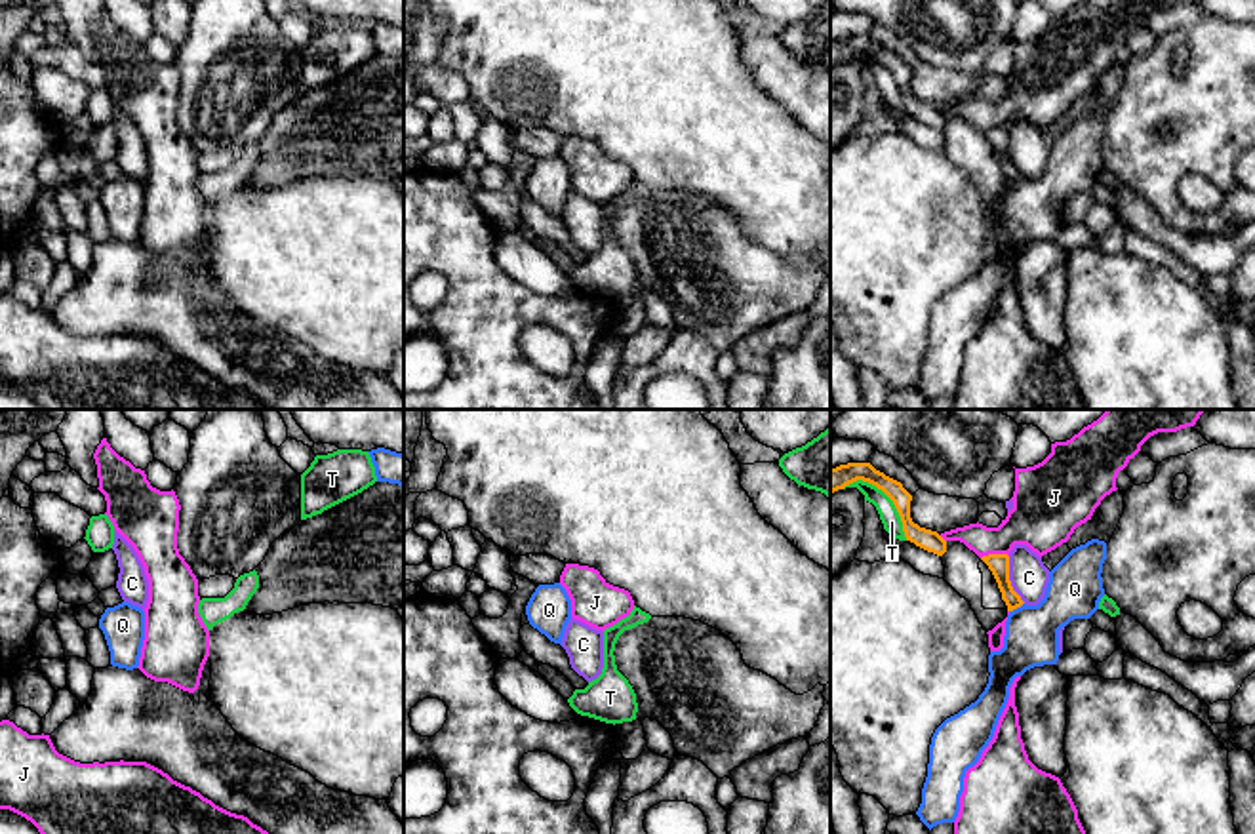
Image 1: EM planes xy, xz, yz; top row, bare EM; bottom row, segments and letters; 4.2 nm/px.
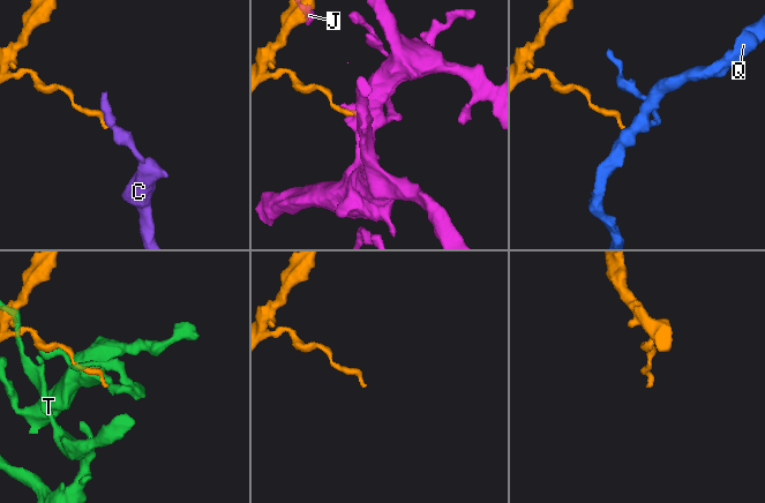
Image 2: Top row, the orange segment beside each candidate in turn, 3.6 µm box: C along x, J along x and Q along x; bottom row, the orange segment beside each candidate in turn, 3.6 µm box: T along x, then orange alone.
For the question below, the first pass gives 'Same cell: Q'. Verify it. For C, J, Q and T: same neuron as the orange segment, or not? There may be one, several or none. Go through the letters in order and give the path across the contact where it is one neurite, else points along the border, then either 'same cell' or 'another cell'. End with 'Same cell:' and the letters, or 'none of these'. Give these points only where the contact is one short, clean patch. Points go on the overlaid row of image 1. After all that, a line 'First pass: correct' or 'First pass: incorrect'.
C: along yz (1008, 556), (1010, 585), (1025, 602) | another cell
J: another cell
Q: along yz (1023, 602), (1010, 612) | another cell
T: another cell
Same cell: none of these
First pass: incorrect

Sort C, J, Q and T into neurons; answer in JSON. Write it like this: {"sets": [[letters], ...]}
{"sets": [["C"], ["J"], ["Q"], ["T"]]}

